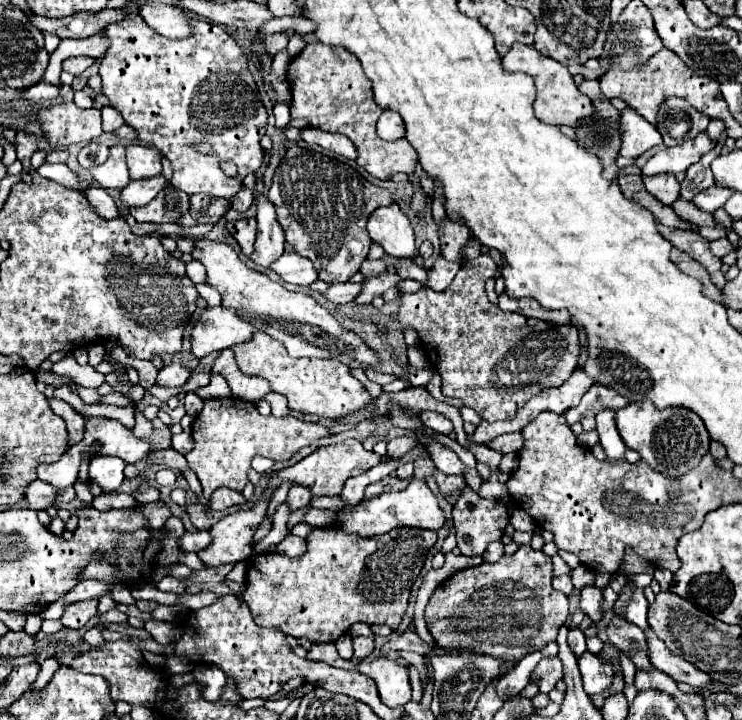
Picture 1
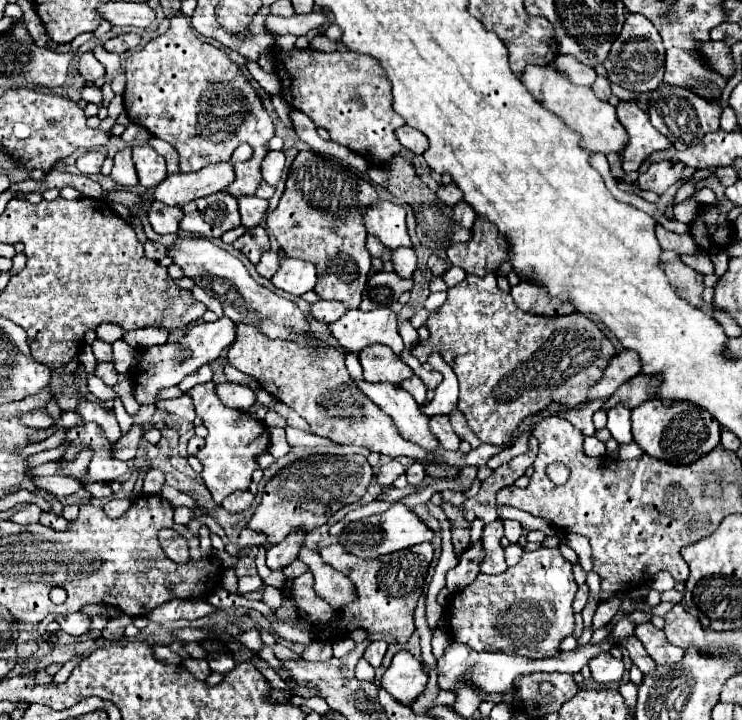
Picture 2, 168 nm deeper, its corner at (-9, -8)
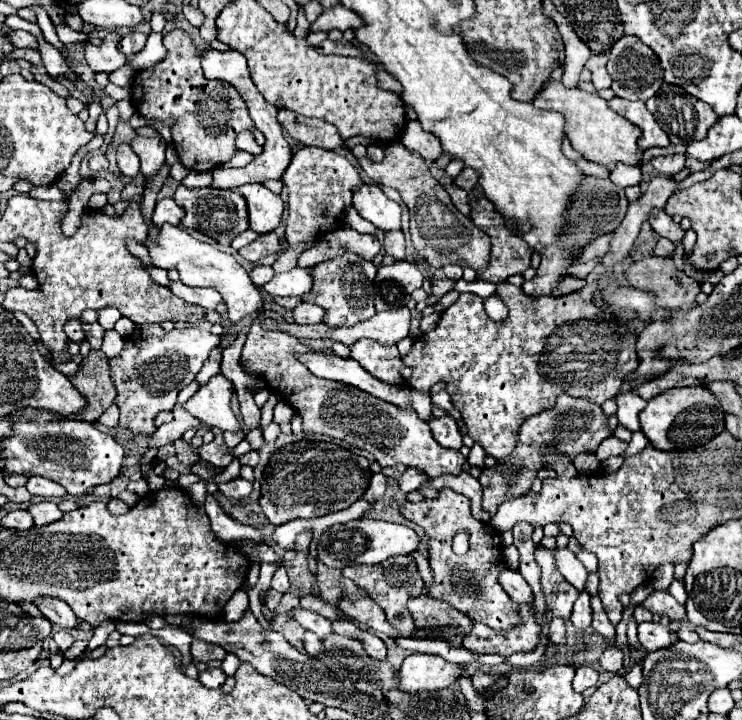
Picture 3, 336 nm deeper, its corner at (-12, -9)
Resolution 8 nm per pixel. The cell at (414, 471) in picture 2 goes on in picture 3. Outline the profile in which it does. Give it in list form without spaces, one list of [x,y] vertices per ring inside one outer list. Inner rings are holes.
[[[406,468],[406,472],[400,476],[398,484],[400,484],[400,490],[406,494],[406,492],[412,492],[412,490],[418,490],[418,486],[424,480],[426,480],[426,476],[418,468]]]

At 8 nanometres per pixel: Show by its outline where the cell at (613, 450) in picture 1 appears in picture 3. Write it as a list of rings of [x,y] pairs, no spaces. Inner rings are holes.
[[[626,392],[626,394],[618,394],[616,396],[618,402],[618,420],[620,424],[624,424],[630,432],[638,432],[640,430],[640,422],[638,422],[638,414],[640,410],[644,410],[644,406],[648,404],[646,400],[642,400],[638,394],[634,392]]]

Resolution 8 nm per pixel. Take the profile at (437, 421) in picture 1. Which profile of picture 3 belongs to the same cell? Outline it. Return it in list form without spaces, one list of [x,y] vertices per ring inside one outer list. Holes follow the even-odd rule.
[[[452,416],[432,418],[430,420],[430,430],[432,430],[432,436],[438,440],[440,446],[452,448],[452,450],[460,450],[462,434],[460,434],[460,430],[456,426],[456,420]]]

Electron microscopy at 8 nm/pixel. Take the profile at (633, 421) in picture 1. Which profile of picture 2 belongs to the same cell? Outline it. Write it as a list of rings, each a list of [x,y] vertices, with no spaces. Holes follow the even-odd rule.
[[[649,399],[631,411],[633,441],[651,457],[671,465],[691,465],[719,445],[721,427],[705,409],[691,403],[673,403],[665,407],[659,399]]]

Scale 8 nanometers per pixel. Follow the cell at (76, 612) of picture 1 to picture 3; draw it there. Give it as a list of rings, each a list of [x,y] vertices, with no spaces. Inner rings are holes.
[[[38,596],[34,604],[44,614],[44,618],[48,618],[52,624],[58,624],[62,628],[76,628],[78,618],[62,600],[50,596]]]

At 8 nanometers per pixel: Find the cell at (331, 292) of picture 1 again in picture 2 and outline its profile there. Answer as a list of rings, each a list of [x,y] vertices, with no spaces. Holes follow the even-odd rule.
[[[319,301],[319,303],[311,305],[311,315],[325,323],[337,321],[341,315],[345,315],[345,311],[347,311],[347,307],[341,301]]]

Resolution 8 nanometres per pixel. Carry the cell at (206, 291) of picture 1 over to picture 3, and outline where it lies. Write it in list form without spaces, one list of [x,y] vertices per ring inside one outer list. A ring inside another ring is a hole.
[[[180,280],[170,282],[168,288],[170,288],[172,294],[176,294],[178,298],[182,298],[184,302],[198,304],[198,306],[208,308],[208,310],[214,310],[222,302],[220,292],[216,292],[214,288],[190,288],[190,286],[182,284]]]

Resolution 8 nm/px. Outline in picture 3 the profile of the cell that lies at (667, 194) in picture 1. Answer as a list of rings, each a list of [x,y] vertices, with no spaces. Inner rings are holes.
[[[672,154],[672,156],[658,156],[650,160],[652,166],[664,174],[664,176],[674,176],[678,174],[686,164],[684,164],[684,154]]]

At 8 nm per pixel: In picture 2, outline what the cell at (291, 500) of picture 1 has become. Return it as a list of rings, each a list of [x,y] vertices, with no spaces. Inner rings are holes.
[[[295,529],[285,537],[285,541],[281,541],[279,545],[273,545],[267,551],[267,567],[283,569],[289,563],[293,563],[297,559],[301,545],[303,545],[303,539],[305,539],[305,529]]]

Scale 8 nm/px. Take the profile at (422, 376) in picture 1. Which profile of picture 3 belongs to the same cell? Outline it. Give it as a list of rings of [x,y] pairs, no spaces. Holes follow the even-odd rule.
[[[404,306],[404,308],[394,308],[388,312],[376,312],[372,320],[366,320],[364,324],[356,324],[352,328],[328,328],[326,324],[298,326],[298,324],[286,324],[286,322],[280,326],[278,322],[272,322],[272,320],[266,320],[262,324],[266,328],[282,328],[282,332],[296,338],[330,338],[346,346],[354,344],[360,338],[370,338],[388,346],[408,336],[410,310]]]

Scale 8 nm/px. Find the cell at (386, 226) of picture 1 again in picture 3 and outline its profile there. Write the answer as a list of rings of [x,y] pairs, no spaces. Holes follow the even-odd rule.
[[[362,184],[352,192],[352,206],[380,230],[400,230],[402,208],[376,184]]]

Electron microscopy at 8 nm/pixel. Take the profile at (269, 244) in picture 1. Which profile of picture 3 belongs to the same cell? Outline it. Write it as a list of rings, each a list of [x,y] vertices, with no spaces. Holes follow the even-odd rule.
[[[256,266],[252,272],[250,272],[250,278],[256,286],[264,286],[270,278],[274,276],[274,270],[272,266]]]

